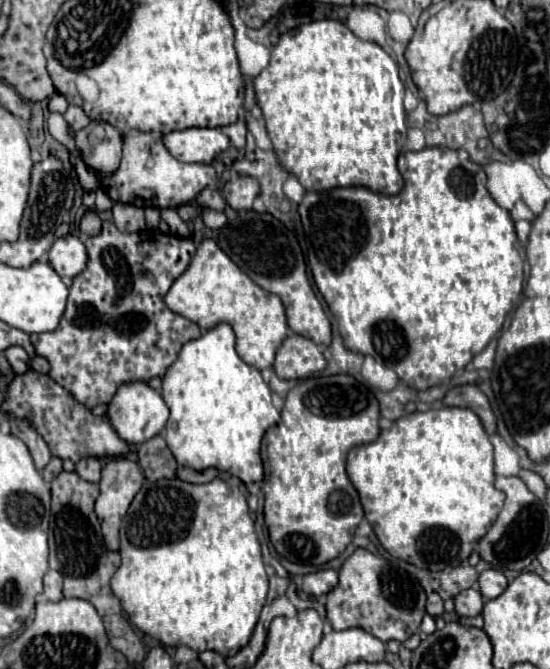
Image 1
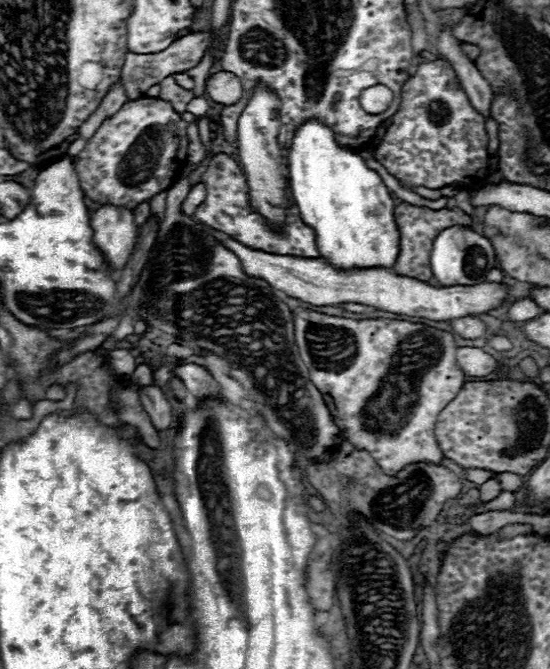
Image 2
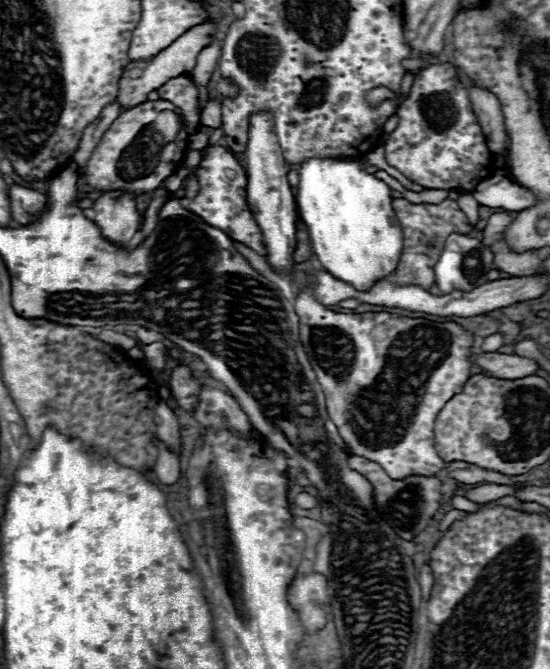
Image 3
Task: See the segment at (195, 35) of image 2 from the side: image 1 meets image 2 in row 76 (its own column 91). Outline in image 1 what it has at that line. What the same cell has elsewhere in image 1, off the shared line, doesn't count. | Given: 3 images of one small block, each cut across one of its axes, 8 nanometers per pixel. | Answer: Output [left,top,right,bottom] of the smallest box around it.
[76,120,122,176]

